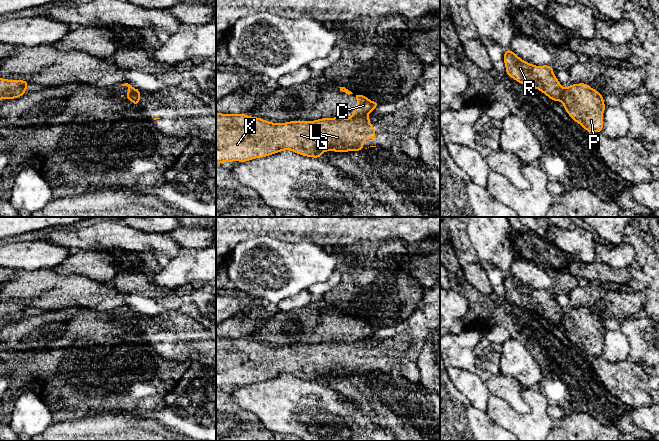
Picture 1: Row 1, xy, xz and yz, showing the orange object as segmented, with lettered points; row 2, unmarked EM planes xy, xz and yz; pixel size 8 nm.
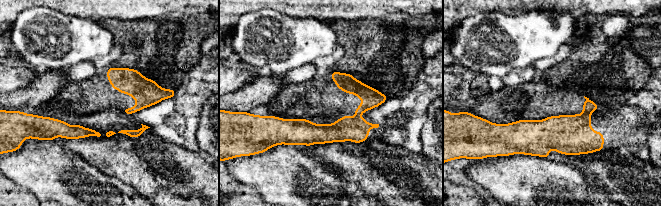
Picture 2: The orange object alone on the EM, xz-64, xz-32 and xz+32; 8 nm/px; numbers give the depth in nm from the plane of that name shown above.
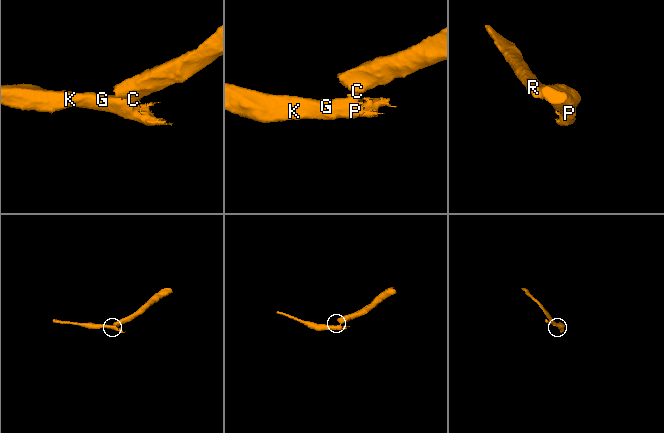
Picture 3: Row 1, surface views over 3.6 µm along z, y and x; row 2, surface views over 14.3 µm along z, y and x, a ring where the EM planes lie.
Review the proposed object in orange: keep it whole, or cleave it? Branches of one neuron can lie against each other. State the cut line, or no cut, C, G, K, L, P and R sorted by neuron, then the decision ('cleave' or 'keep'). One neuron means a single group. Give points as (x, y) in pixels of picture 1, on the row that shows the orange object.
cut xz (364, 114), (352, 118); groups C R / G K L P; cleave

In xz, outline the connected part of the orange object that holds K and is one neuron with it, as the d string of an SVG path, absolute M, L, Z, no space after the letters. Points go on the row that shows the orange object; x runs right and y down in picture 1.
M216 113L216 164L246 162L284 150L321 158L325 151L362 151L364 140L375 138L373 121L365 115L273 123L246 114Z

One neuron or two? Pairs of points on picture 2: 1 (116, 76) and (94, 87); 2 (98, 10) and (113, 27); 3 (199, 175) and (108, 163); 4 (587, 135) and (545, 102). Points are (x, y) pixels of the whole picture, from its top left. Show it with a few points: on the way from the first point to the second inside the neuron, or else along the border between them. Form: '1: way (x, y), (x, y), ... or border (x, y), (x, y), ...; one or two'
1: way (111, 81), (105, 87), (99, 87); one
2: border (117, 19), (101, 19), (98, 21); two
3: way (176, 175), (169, 175), (149, 160), (131, 159); one
4: border (582, 112), (577, 114), (550, 115), (537, 120); two

